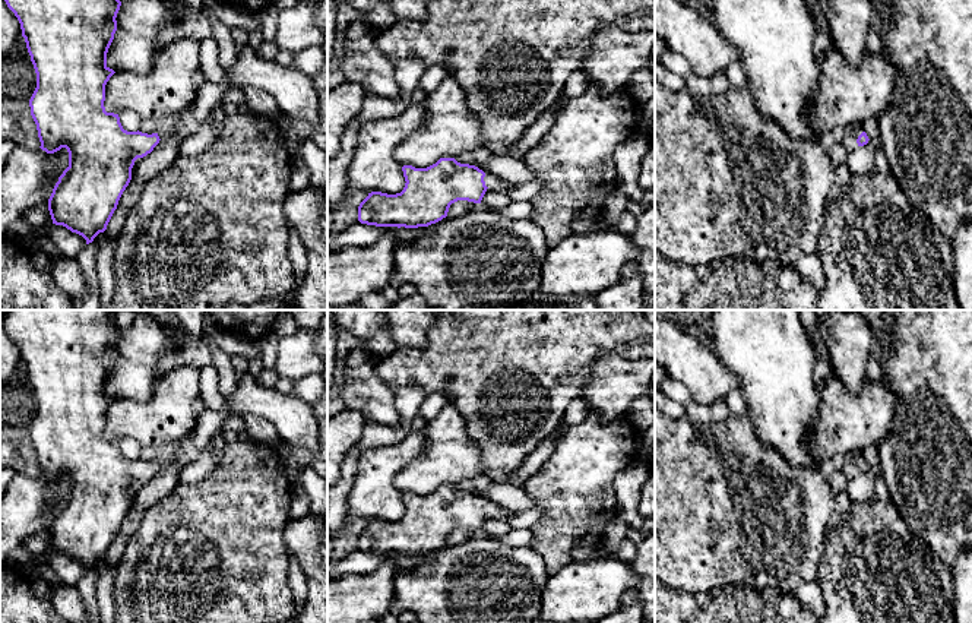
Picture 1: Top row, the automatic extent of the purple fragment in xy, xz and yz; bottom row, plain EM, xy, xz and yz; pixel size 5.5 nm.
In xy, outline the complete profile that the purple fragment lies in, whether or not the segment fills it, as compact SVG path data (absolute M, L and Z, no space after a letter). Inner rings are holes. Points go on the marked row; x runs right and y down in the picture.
M4 0L7 7L15 13L20 23L22 37L25 38L28 53L31 56L31 61L34 64L37 73L37 88L29 99L31 116L37 124L38 137L41 142L41 149L47 154L54 154L61 148L66 148L69 152L69 167L63 171L56 183L53 193L48 199L48 211L53 219L53 224L63 225L72 233L82 235L86 240L86 244L92 243L94 238L107 230L107 225L117 209L118 200L129 186L132 180L132 168L137 158L143 158L153 151L153 148L159 143L158 133L142 133L142 132L127 132L123 129L120 123L118 114L107 113L104 107L105 101L105 85L110 78L115 73L113 69L107 66L107 53L114 39L114 34L117 31L117 13L120 10L120 0Z

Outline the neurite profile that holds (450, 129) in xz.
M446 78L424 99L428 120L424 127L405 139L393 151L400 165L427 168L440 158L455 158L482 146L481 123L466 104L465 91Z

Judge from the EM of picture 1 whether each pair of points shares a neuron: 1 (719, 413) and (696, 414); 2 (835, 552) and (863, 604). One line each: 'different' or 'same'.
1: same
2: same

